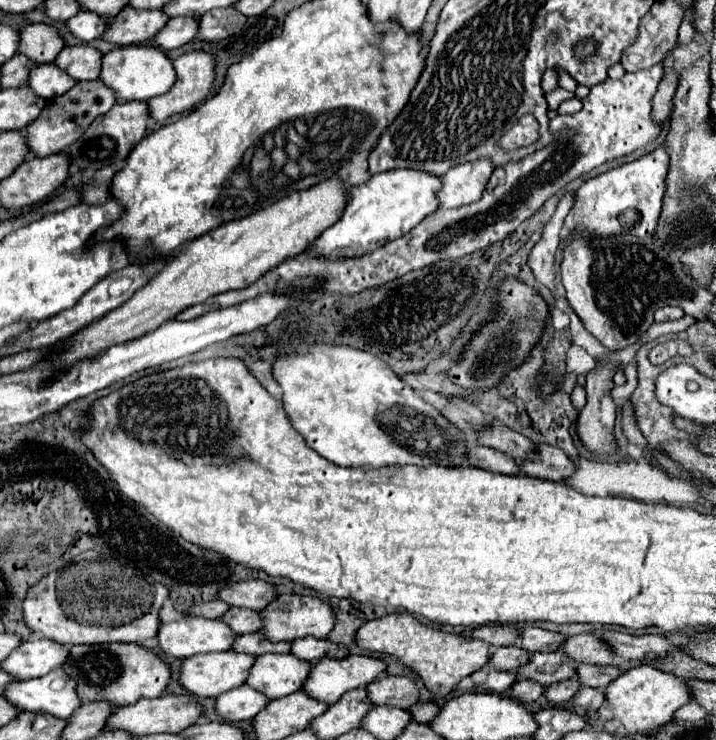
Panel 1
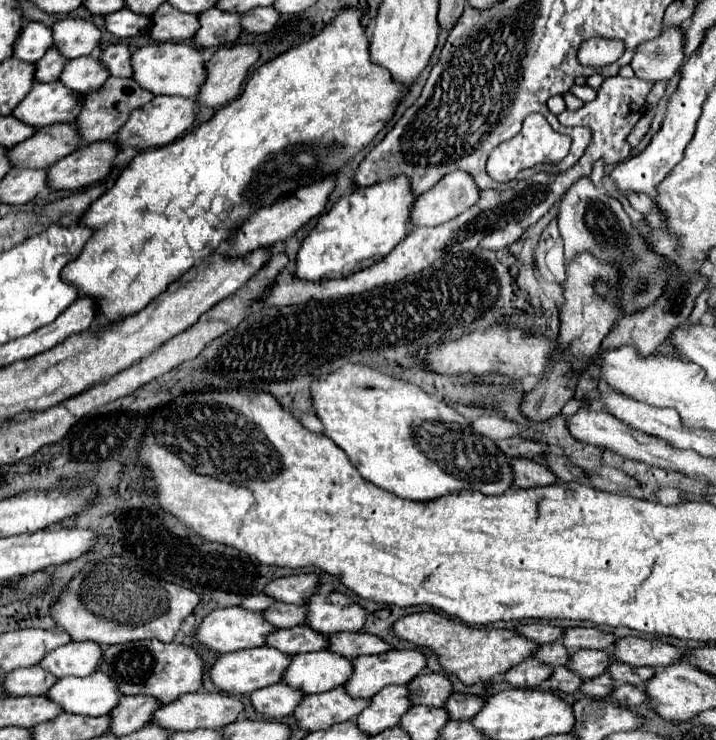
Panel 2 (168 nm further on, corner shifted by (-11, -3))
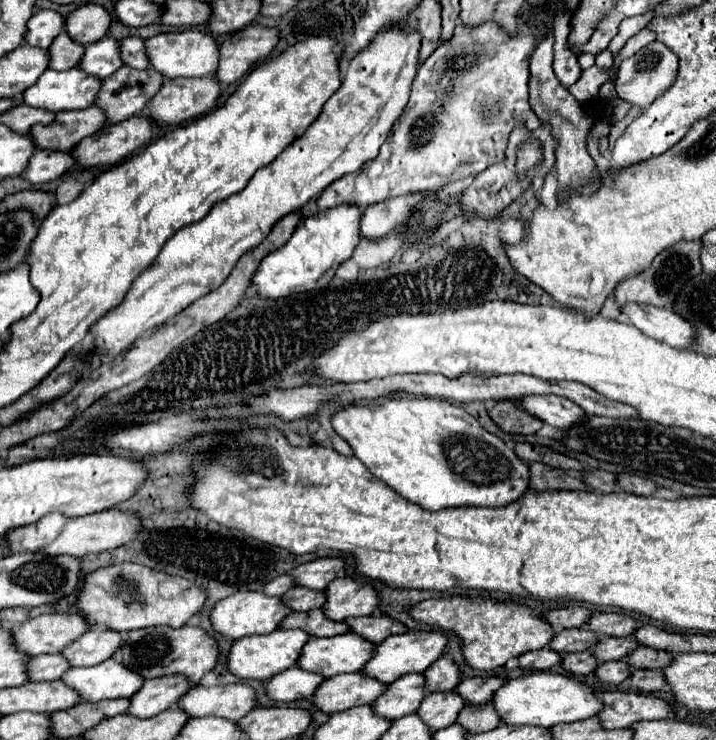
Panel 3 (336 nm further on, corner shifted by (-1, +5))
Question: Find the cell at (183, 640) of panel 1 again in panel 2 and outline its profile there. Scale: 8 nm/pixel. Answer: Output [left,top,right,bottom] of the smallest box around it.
[195,607,277,653]

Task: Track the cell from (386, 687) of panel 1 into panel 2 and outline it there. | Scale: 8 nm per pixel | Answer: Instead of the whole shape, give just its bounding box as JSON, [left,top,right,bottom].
[407,673,453,707]

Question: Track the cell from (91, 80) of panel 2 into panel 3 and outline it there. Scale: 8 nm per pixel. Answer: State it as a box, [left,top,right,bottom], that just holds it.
[77,37,121,79]

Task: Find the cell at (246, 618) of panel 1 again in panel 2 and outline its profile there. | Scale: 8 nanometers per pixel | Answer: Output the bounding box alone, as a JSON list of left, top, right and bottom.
[263,603,307,629]

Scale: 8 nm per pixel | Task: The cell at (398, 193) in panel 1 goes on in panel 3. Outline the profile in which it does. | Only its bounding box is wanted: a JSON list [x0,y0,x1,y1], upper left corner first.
[253,203,363,299]

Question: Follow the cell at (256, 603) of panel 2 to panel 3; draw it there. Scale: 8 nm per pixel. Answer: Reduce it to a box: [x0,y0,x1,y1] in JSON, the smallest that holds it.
[263,575,293,597]

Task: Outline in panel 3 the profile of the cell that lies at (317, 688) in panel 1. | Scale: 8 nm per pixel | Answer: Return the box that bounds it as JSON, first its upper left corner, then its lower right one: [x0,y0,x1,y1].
[361,631,447,683]

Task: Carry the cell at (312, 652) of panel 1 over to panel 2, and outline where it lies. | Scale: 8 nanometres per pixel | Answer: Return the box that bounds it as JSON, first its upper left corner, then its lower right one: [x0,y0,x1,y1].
[331,633,391,657]

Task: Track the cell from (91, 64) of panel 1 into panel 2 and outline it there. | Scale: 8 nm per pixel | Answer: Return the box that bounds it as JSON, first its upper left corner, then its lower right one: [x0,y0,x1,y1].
[99,43,133,77]

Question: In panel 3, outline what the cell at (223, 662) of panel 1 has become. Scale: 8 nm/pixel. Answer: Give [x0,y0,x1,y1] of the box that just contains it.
[227,629,309,681]

